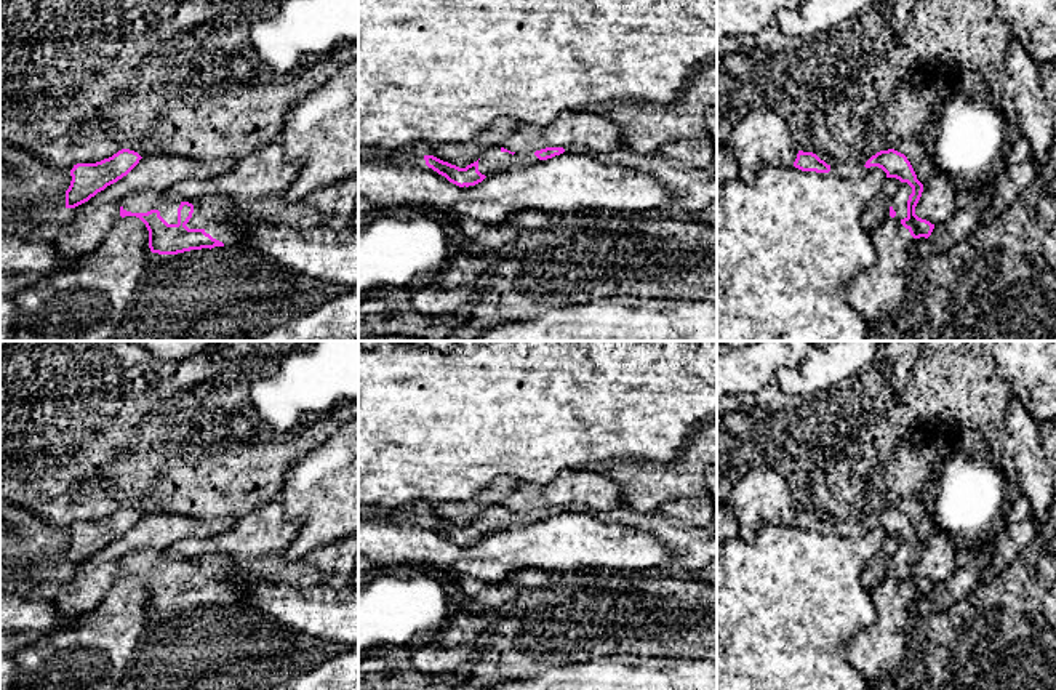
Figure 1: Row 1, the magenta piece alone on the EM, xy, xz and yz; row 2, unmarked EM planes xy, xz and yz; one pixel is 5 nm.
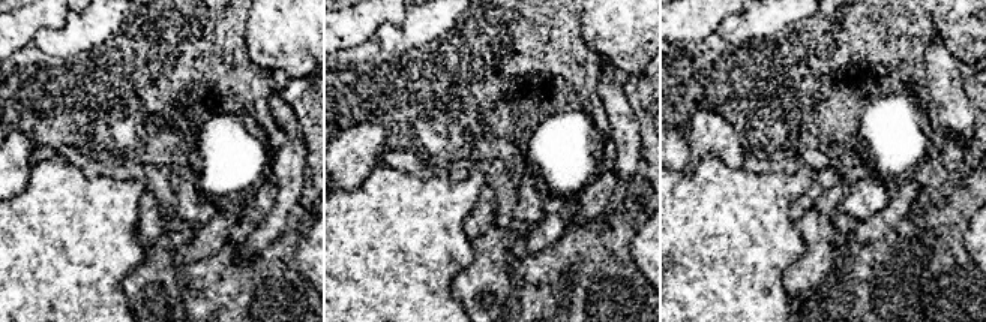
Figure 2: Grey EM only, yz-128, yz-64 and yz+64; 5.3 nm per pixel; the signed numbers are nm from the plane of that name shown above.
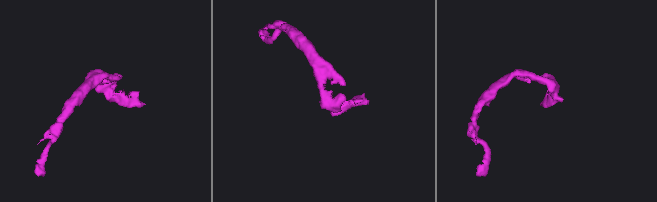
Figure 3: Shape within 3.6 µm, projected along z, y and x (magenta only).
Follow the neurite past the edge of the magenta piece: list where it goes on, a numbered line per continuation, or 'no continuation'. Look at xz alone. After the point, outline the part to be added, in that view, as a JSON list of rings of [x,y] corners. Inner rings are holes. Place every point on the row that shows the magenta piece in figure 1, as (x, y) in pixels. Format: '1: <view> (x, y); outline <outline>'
1: xz (493, 160); outline [[[499,146],[488,149],[478,160],[478,171],[491,176],[506,171],[512,166],[530,166],[541,162],[534,154],[509,154],[502,152]]]

